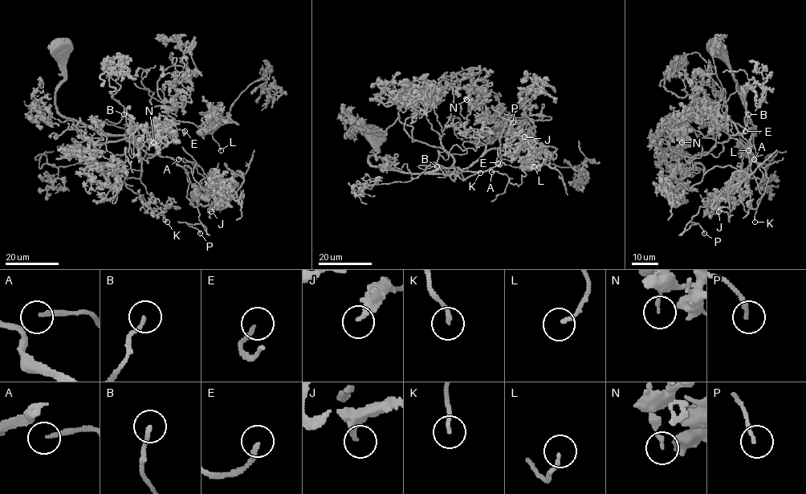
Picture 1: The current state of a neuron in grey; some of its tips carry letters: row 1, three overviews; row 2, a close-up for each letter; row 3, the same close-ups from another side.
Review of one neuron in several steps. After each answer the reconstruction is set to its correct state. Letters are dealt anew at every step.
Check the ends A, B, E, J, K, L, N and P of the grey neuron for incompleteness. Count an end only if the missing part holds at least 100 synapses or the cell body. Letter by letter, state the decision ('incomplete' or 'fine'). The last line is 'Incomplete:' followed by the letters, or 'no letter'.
A: fine
B: incomplete
E: fine
J: fine
K: incomplete
L: incomplete
N: fine
P: incomplete
Incomplete: B, K, L, P

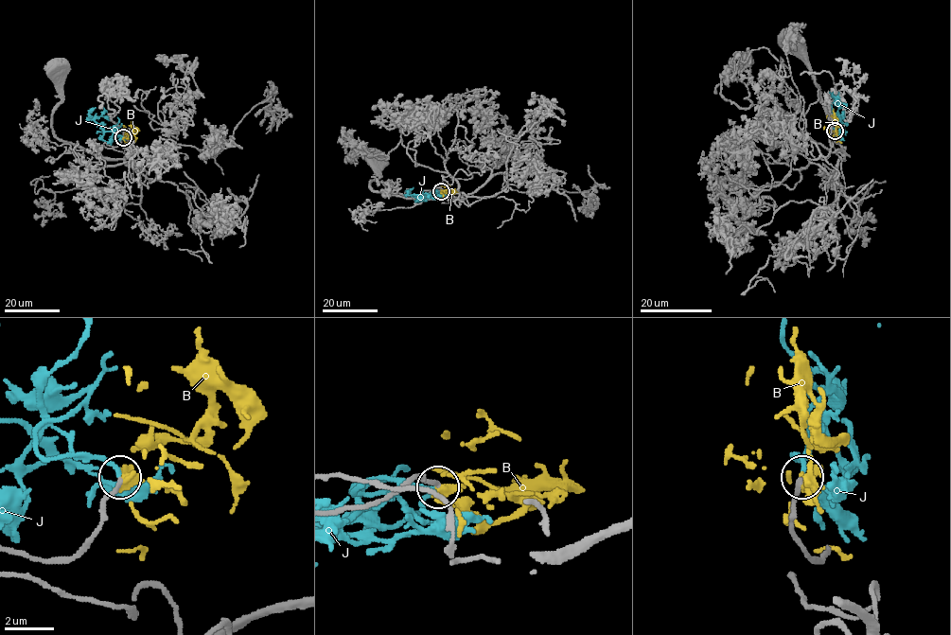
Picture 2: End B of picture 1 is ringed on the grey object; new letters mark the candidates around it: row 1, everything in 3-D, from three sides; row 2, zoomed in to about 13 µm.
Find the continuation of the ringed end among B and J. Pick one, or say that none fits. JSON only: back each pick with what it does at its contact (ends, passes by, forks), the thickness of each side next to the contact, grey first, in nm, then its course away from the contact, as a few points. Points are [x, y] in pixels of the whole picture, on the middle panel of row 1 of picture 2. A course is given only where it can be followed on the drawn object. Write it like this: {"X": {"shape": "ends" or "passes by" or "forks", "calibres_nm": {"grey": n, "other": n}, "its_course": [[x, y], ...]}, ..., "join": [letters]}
{"J": {"shape": "passes by", "calibres_nm": {"grey": 180, "other": 120}, "its_course": [[441, 191], [422, 198], [409, 195], [407, 192], [413, 187]]}, "join": ["J"]}

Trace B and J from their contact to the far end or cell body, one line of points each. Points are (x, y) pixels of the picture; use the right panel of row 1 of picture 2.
B: (835, 132), (839, 126), (826, 117), (827, 114)
J: (835, 132), (838, 121), (842, 122), (838, 106), (829, 92)

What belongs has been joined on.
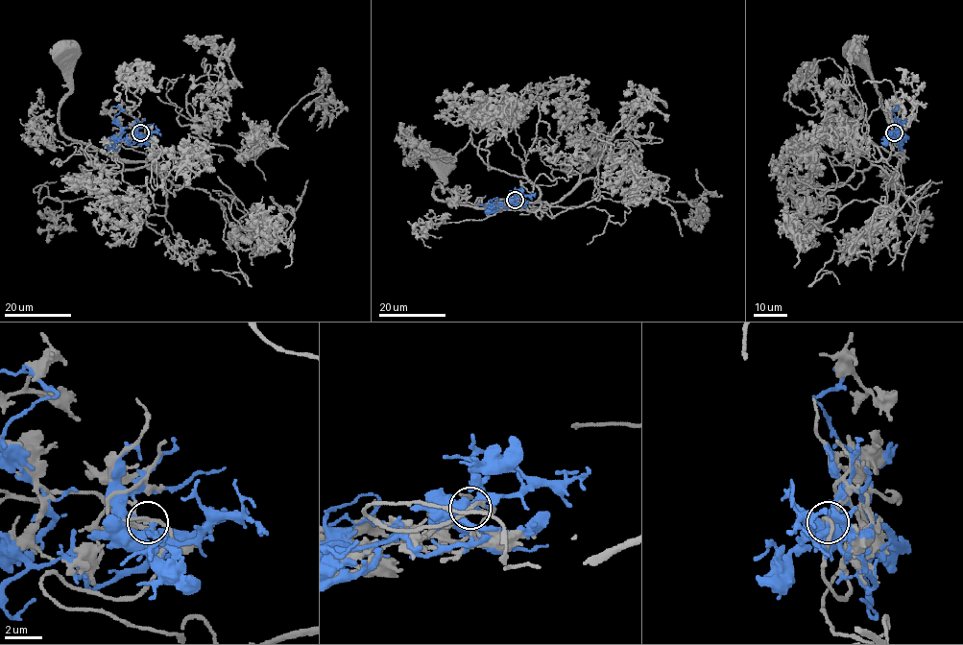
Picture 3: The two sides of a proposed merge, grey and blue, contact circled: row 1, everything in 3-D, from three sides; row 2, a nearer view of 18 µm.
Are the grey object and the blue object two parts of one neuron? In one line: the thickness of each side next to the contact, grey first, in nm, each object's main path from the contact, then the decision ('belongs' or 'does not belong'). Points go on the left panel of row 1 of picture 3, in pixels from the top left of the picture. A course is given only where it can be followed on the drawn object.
160/320 nm | grey via (140, 133), (121, 145), (151, 152), (136, 162), (65, 135), (64, 51) | blue via (140, 133), (139, 138), (144, 138), (132, 144), (118, 139), (123, 132), (114, 116), (124, 109), (113, 106) | does not belong

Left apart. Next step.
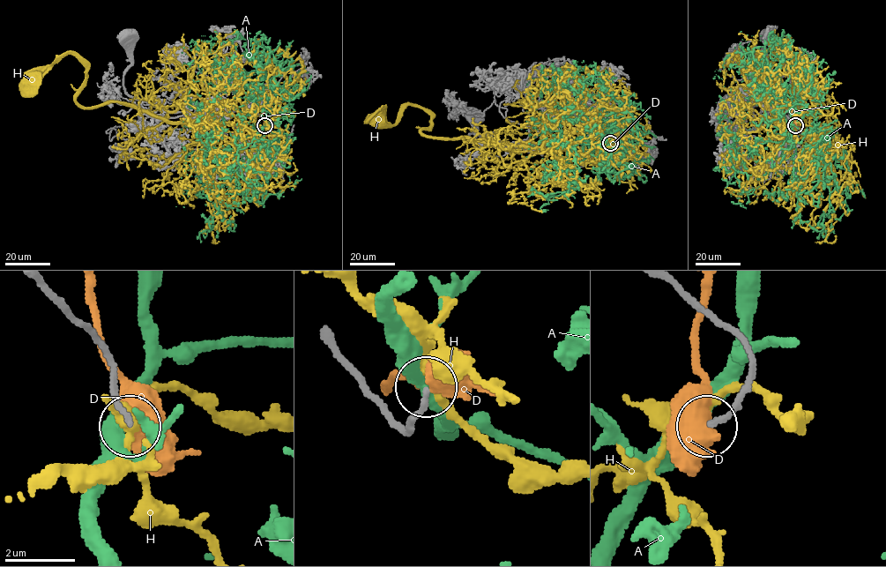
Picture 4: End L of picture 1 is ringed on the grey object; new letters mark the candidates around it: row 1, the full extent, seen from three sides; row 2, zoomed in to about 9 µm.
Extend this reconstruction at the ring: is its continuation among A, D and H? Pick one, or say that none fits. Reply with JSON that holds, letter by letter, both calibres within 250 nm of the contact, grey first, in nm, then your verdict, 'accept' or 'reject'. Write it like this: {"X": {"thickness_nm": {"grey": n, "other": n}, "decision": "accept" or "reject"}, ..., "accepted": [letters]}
{"A": {"thickness_nm": {"grey": 160, "other": 440}, "decision": "reject"}, "D": {"thickness_nm": {"grey": 160, "other": 480}, "decision": "reject"}, "H": {"thickness_nm": {"grey": 150, "other": 240}, "decision": "reject"}, "accepted": []}

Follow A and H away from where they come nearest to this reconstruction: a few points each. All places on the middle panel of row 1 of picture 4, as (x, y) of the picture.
A: (610, 143), (631, 167), (612, 180), (584, 145), (568, 176), (550, 123), (556, 104), (577, 121)
H: (610, 143), (599, 121), (539, 146), (428, 138), (420, 131), (431, 115), (416, 106), (393, 124), (380, 121)

